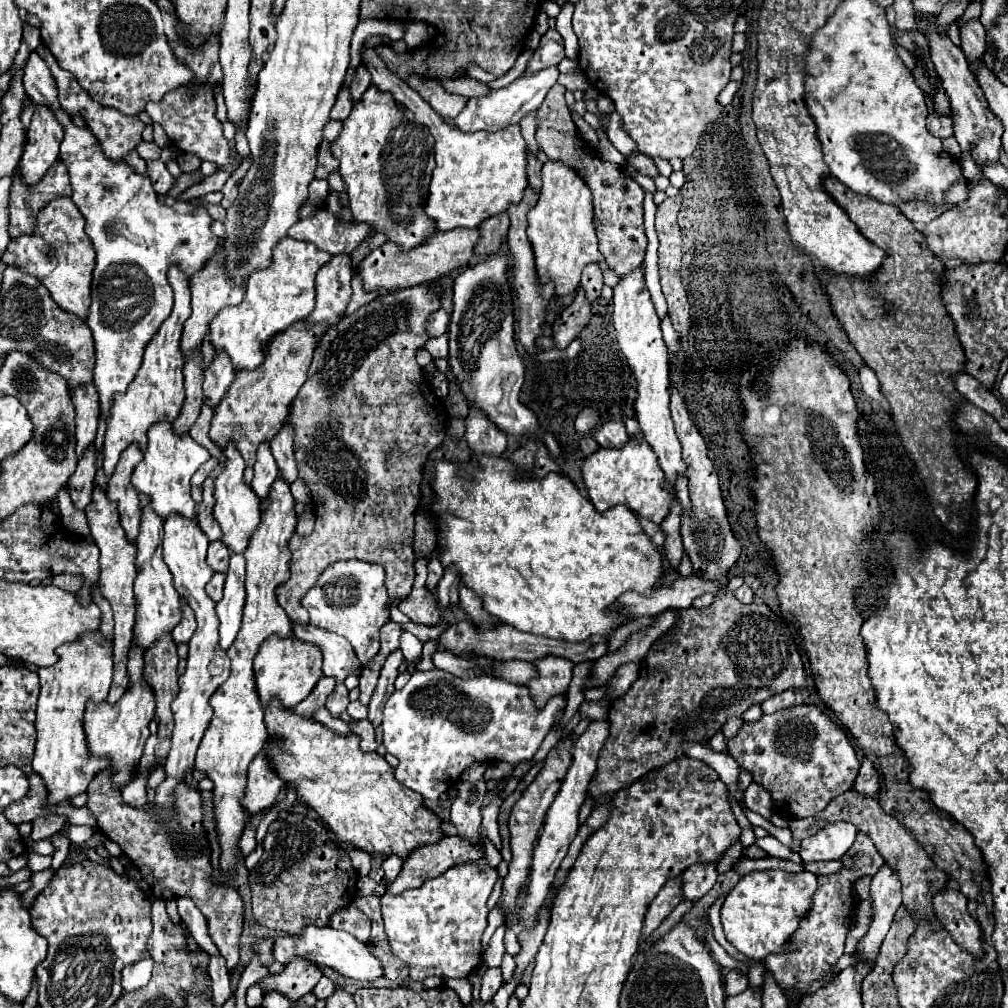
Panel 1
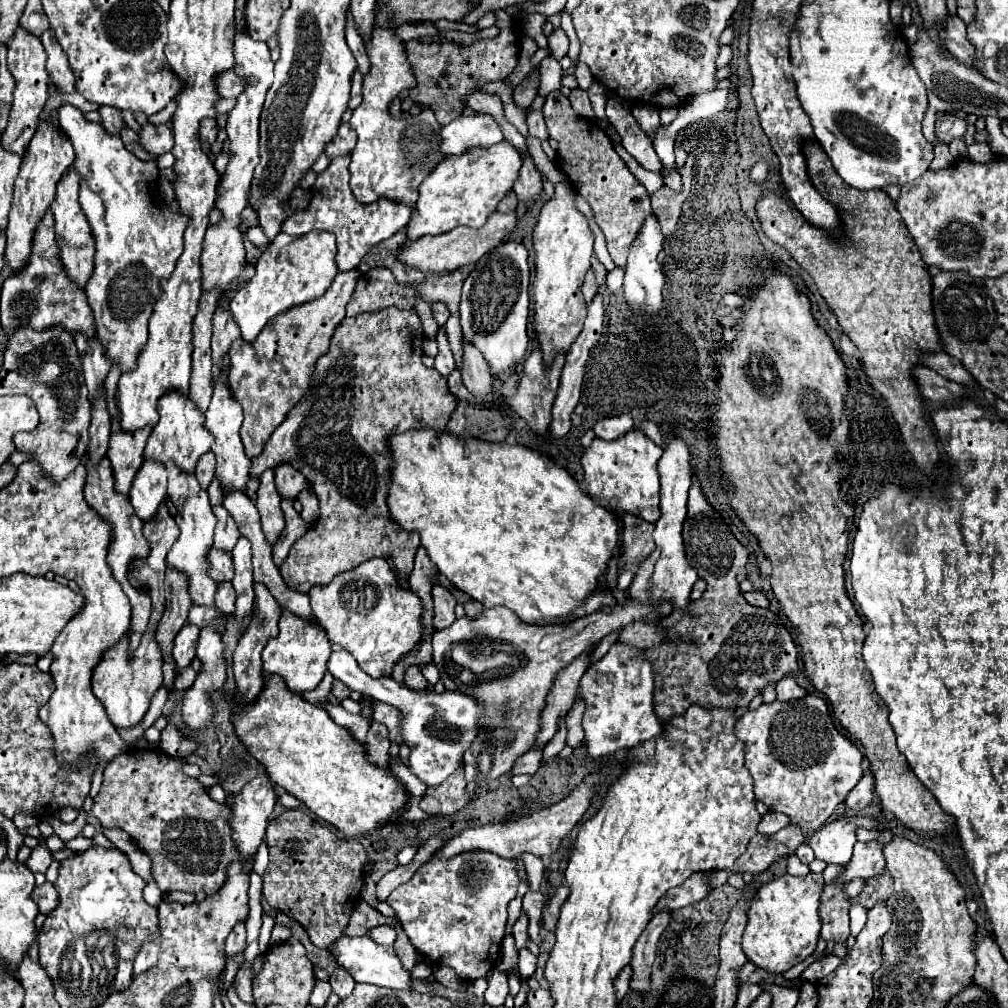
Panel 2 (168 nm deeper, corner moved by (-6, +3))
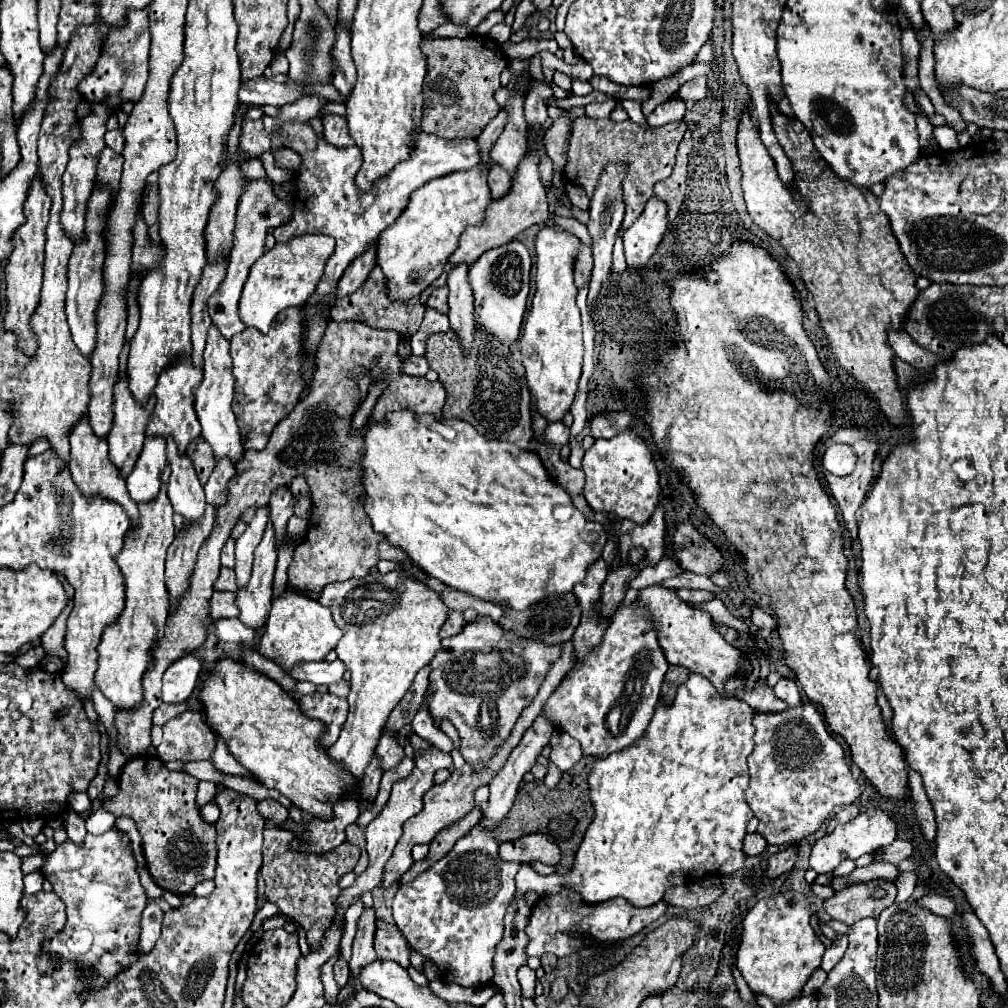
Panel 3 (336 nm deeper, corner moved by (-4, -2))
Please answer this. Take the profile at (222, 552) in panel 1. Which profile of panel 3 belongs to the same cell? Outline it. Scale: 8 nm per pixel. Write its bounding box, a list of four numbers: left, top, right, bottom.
[213,568,237,592]

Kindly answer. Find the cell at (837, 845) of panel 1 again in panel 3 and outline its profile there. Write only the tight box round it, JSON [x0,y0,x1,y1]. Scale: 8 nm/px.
[809,810,897,874]

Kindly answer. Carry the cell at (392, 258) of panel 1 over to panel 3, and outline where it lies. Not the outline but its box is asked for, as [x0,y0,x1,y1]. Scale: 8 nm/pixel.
[449,152,549,266]

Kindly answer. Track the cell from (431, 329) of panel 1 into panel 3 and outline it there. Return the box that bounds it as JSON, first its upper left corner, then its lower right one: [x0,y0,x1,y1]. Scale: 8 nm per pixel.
[427,288,449,314]

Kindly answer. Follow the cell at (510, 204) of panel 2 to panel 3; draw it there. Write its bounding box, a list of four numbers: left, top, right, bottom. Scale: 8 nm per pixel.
[489,164,511,200]

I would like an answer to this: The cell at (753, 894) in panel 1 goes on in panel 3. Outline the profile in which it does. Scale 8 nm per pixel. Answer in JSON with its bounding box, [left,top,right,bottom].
[737,892,825,1002]

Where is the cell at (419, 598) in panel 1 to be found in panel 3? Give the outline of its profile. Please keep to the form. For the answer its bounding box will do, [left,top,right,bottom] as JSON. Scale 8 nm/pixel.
[439,612,465,638]

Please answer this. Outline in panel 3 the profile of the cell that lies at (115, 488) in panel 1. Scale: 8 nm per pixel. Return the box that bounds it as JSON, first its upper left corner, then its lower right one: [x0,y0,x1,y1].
[107,378,155,478]

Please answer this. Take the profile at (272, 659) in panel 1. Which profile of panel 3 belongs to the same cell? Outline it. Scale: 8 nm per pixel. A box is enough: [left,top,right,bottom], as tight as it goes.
[259,592,341,670]

